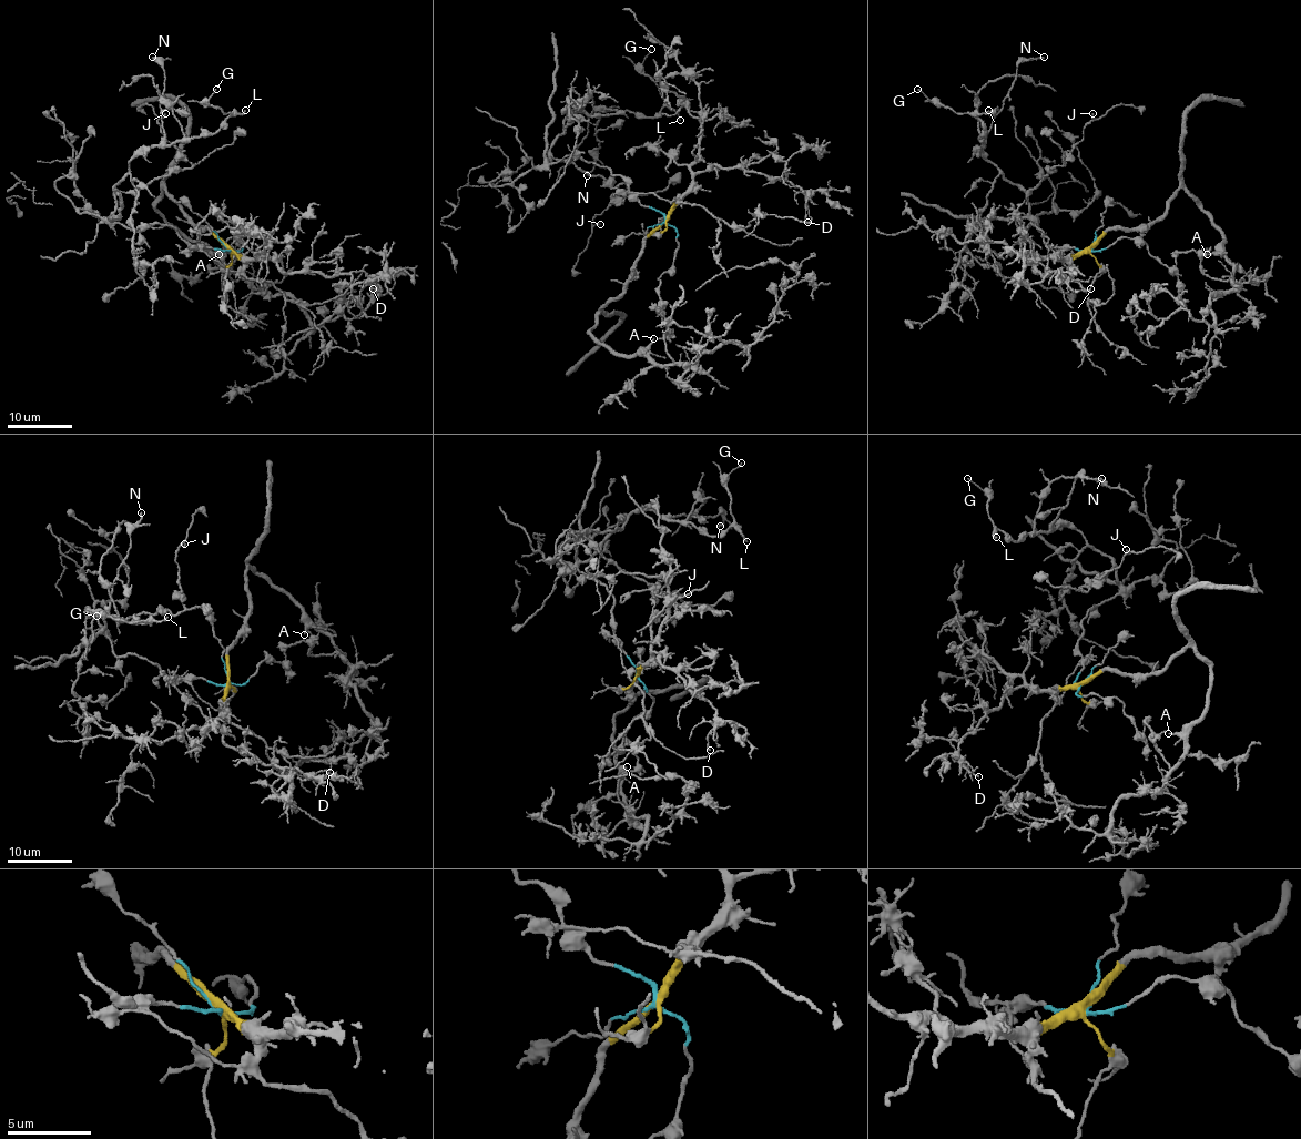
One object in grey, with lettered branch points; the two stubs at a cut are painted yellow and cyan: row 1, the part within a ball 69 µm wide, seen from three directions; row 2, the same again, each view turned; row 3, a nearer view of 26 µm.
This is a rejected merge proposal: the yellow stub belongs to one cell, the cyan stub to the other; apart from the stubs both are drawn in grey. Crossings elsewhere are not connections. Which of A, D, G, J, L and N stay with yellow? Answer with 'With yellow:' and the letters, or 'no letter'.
With yellow: A, D

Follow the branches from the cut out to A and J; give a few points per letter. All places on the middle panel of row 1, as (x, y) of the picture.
A: (662, 223), (644, 241), (627, 288), (599, 313), (589, 331), (605, 346), (622, 355), (634, 355), (654, 337)
J: (662, 223), (606, 168), (573, 154), (547, 162), (552, 158), (626, 183), (627, 196), (596, 214), (599, 224)

